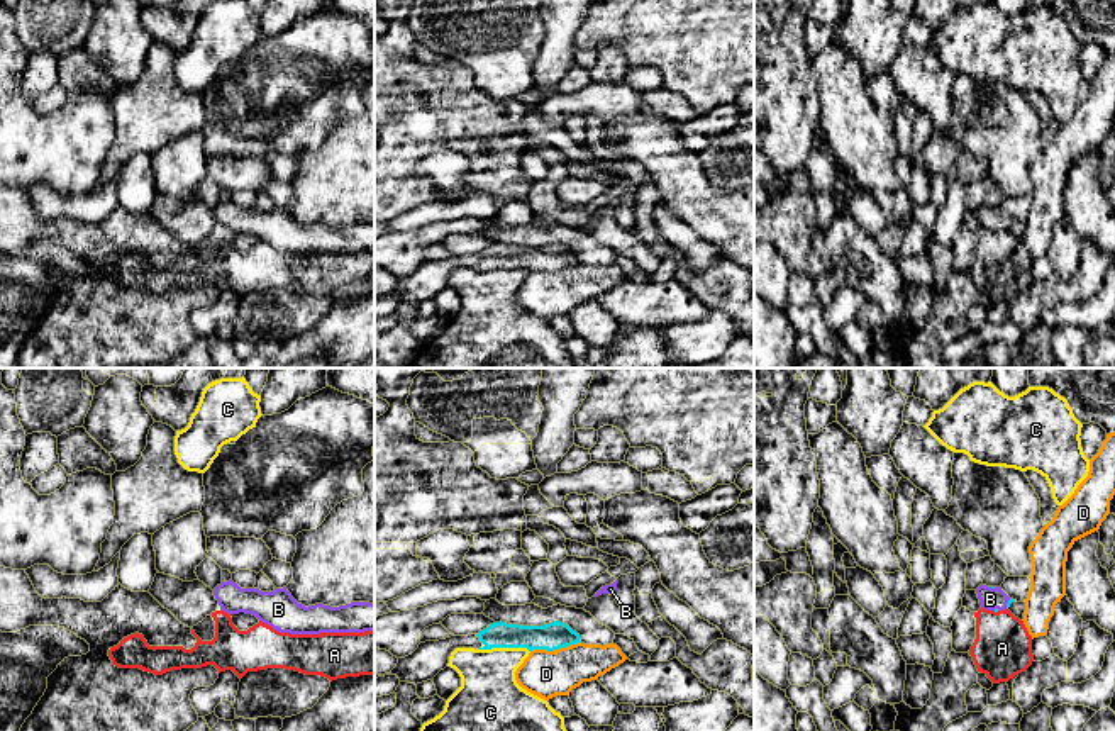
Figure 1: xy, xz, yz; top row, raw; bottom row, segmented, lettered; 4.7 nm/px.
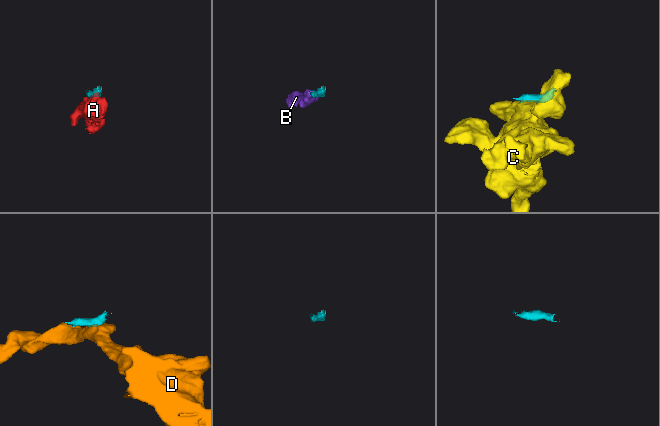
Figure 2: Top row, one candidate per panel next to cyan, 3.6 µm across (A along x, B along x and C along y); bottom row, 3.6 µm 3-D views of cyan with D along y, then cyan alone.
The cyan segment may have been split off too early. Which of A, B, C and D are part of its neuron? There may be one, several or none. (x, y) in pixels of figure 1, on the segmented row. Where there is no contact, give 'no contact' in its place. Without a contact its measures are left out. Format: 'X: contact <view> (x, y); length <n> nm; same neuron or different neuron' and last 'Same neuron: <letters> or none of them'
A: no contact; different neuron
B: contact yz (1007, 604); length 50 nm; same neuron
C: contact xz (505, 647); length 240 nm; different neuron
D: contact xz (554, 648); length 240 nm; different neuron
Same neuron: B

